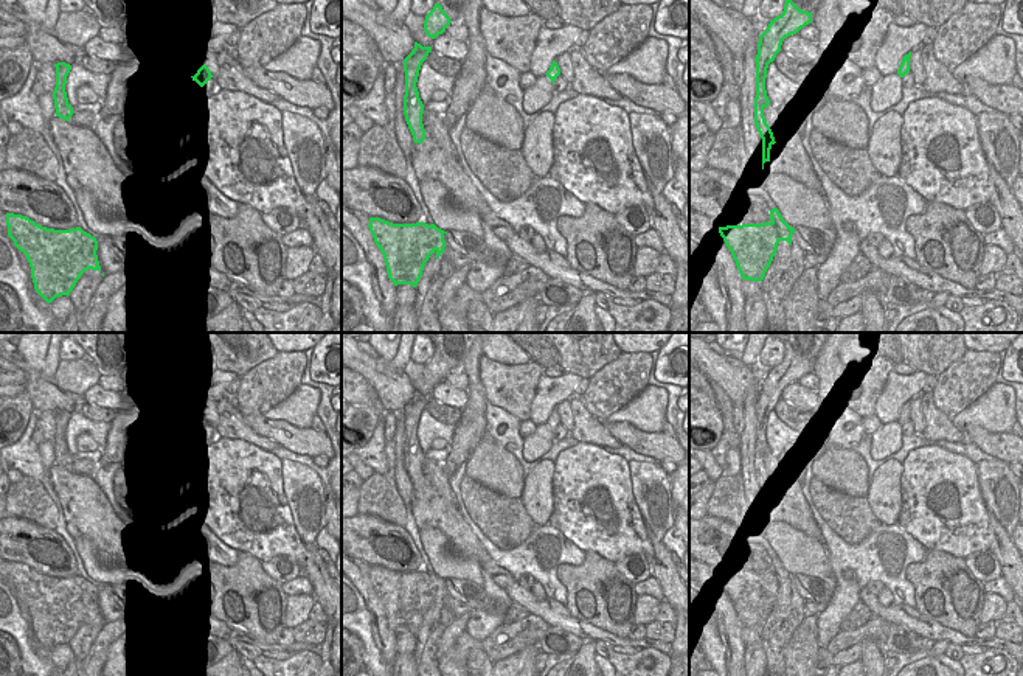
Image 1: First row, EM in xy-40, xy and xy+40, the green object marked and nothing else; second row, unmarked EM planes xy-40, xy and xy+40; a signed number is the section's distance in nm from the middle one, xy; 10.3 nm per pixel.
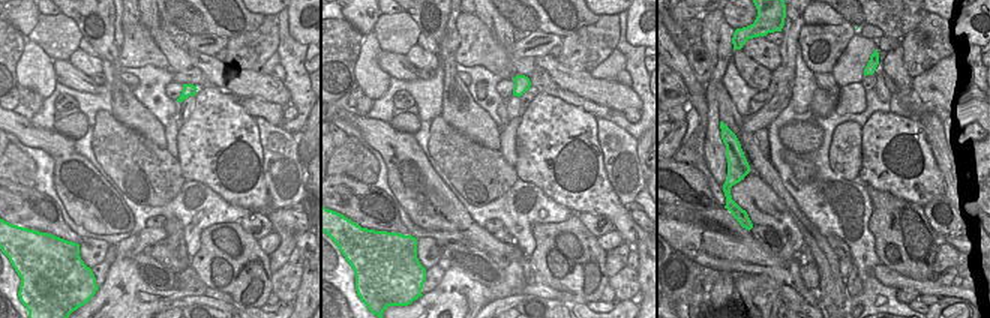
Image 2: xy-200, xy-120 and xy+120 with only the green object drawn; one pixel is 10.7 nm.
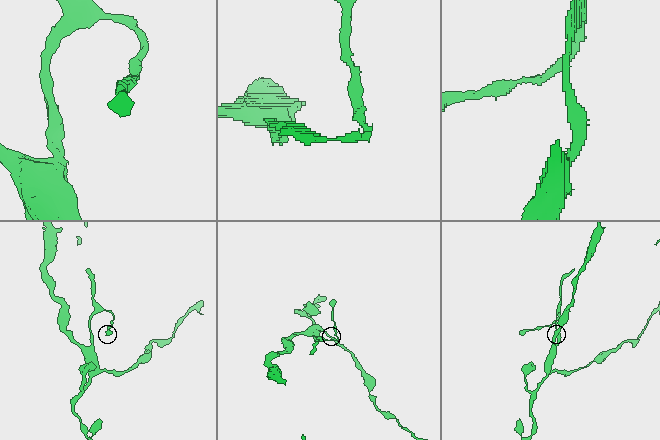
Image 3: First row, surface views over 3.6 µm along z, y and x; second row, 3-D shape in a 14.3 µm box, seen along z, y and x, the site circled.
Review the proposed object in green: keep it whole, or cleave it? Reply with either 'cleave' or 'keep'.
cleave

